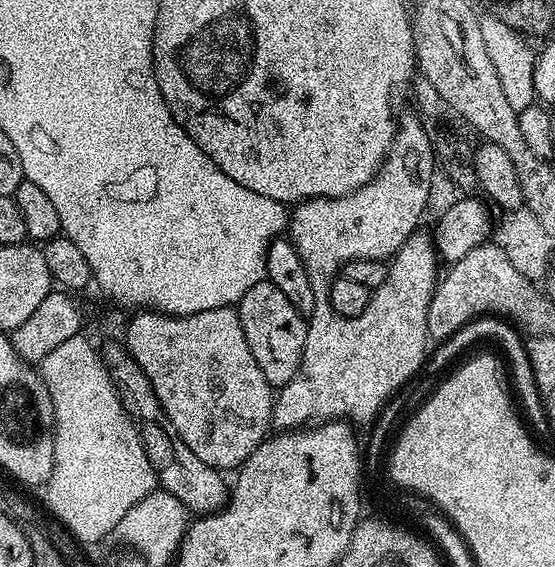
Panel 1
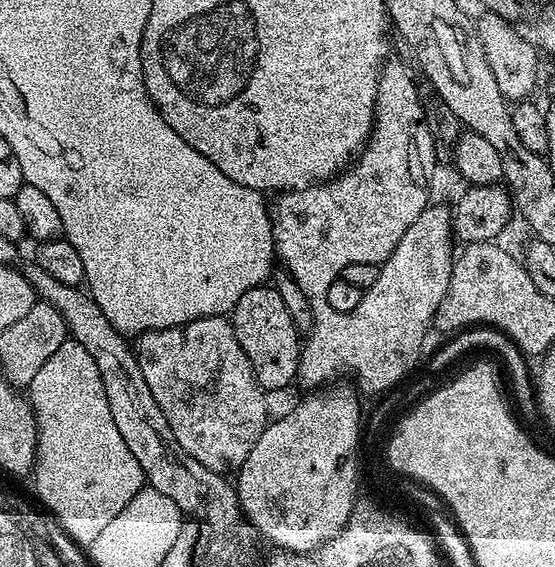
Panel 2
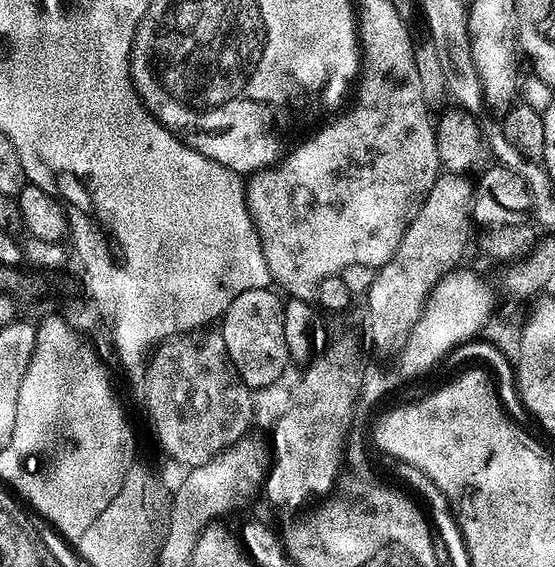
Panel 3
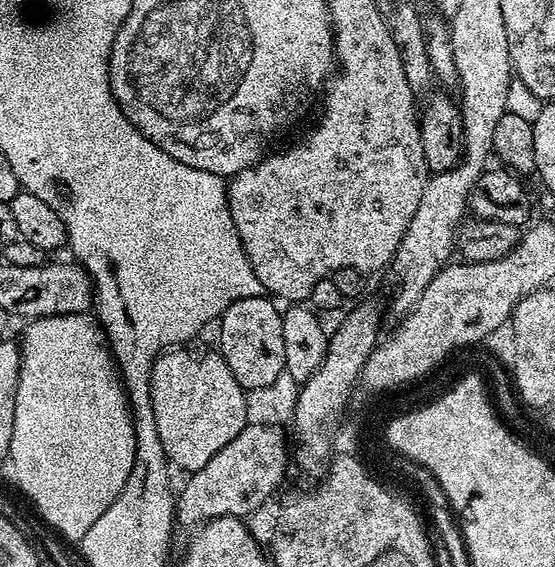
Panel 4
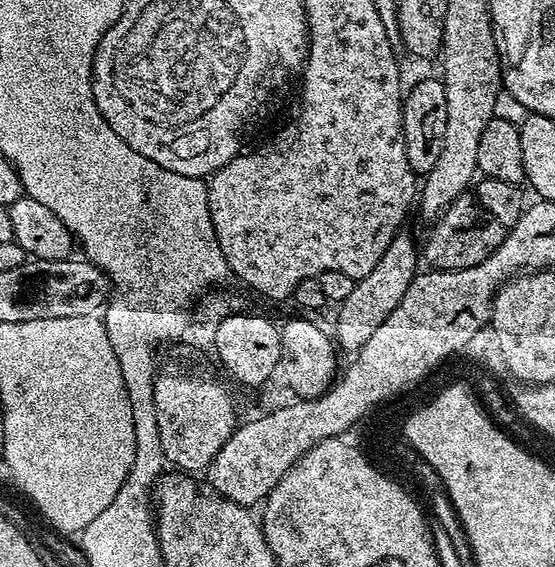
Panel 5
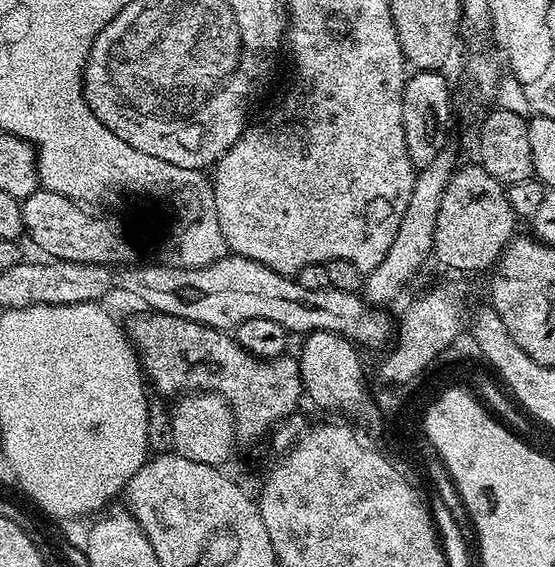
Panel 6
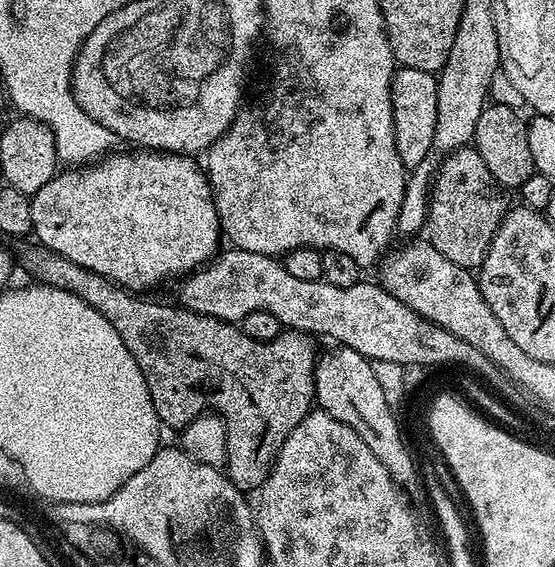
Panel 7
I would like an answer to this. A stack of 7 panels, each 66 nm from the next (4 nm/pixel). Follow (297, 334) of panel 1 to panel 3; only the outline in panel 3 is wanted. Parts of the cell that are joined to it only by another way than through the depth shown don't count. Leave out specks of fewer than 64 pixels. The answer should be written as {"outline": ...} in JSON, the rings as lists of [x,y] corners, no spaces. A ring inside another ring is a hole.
{"outline":[[[266,287],[238,294],[238,298],[234,298],[234,302],[230,302],[230,306],[224,311],[222,323],[218,328],[223,334],[236,372],[246,382],[246,386],[253,390],[268,388],[271,384],[278,383],[292,360],[290,350],[286,346],[284,300],[279,291],[272,291],[271,287]]]}

